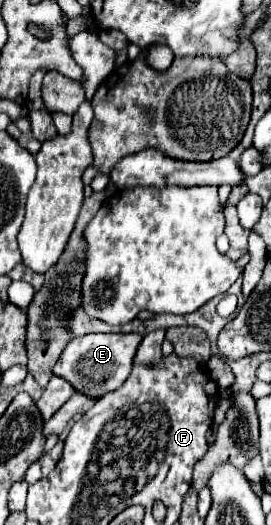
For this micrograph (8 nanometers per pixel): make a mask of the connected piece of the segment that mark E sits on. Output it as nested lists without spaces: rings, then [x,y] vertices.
[[[88,334],[74,338],[66,344],[60,360],[54,366],[54,374],[70,382],[76,392],[98,400],[104,394],[118,390],[126,382],[140,342],[142,334]]]

